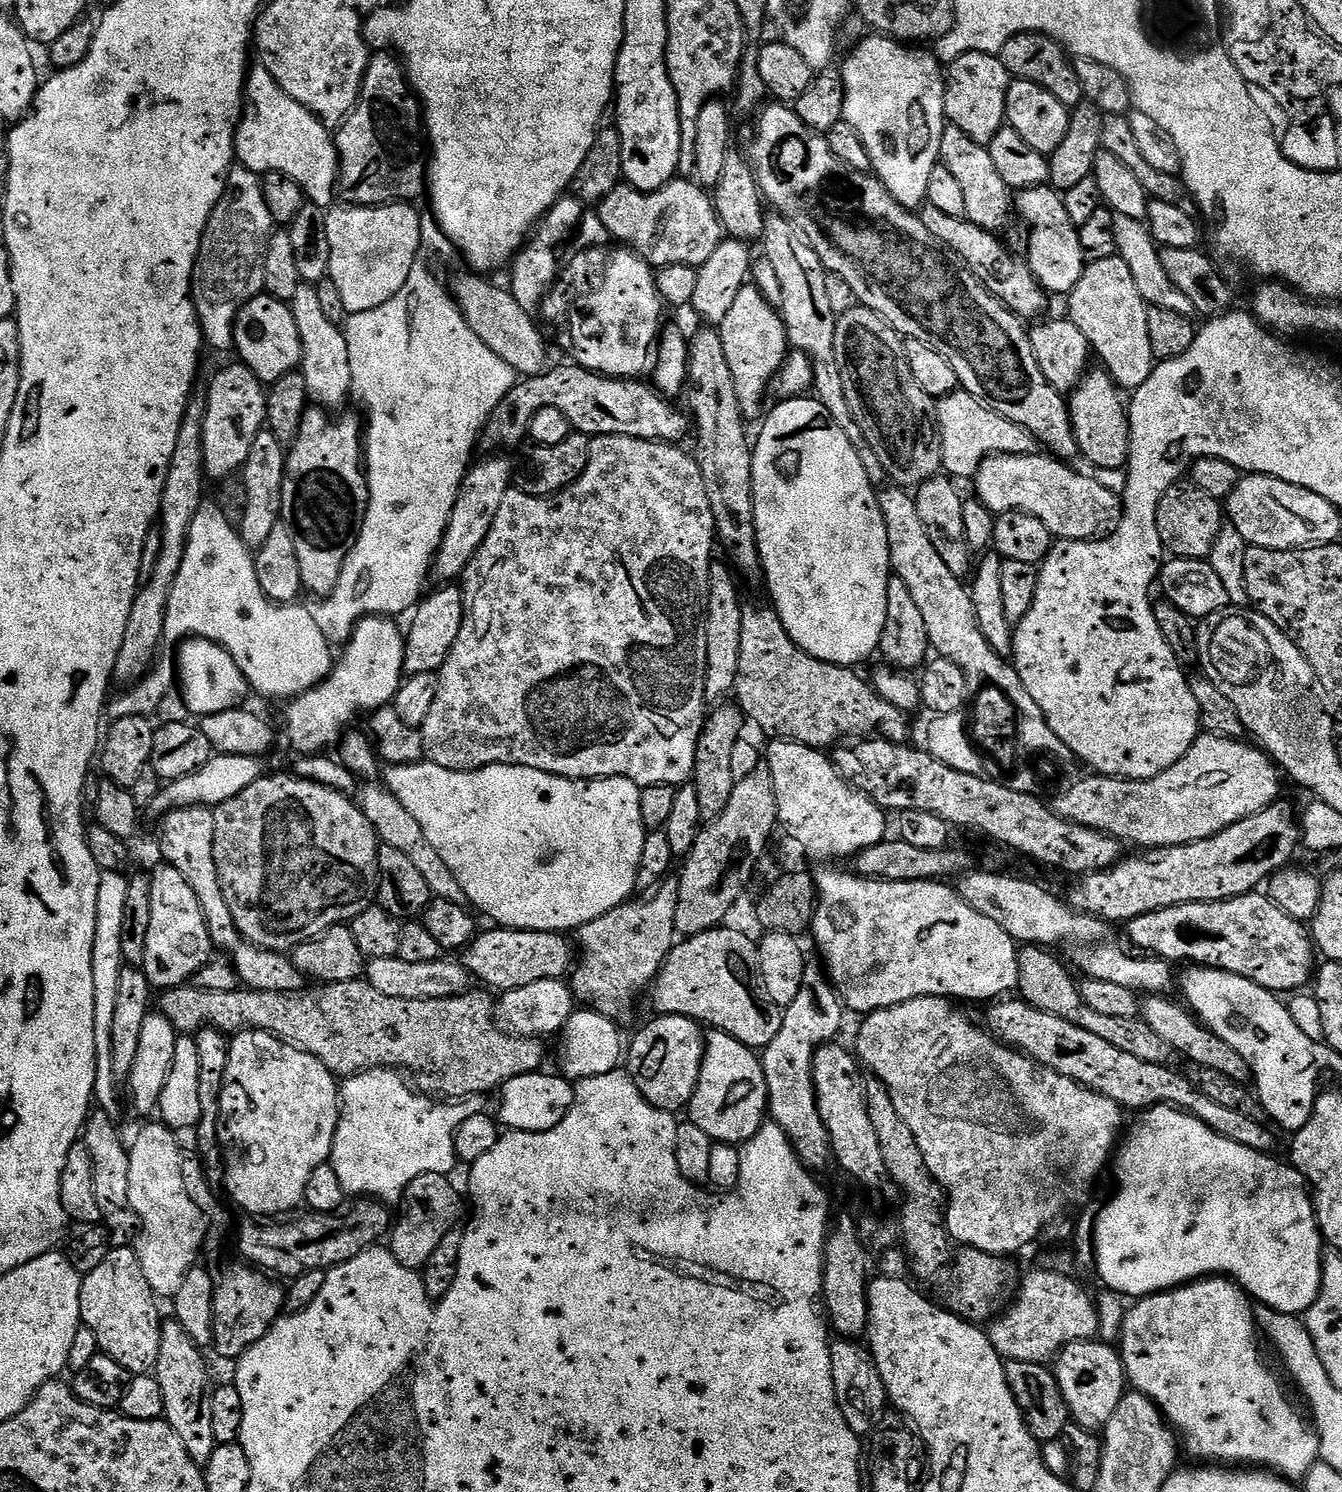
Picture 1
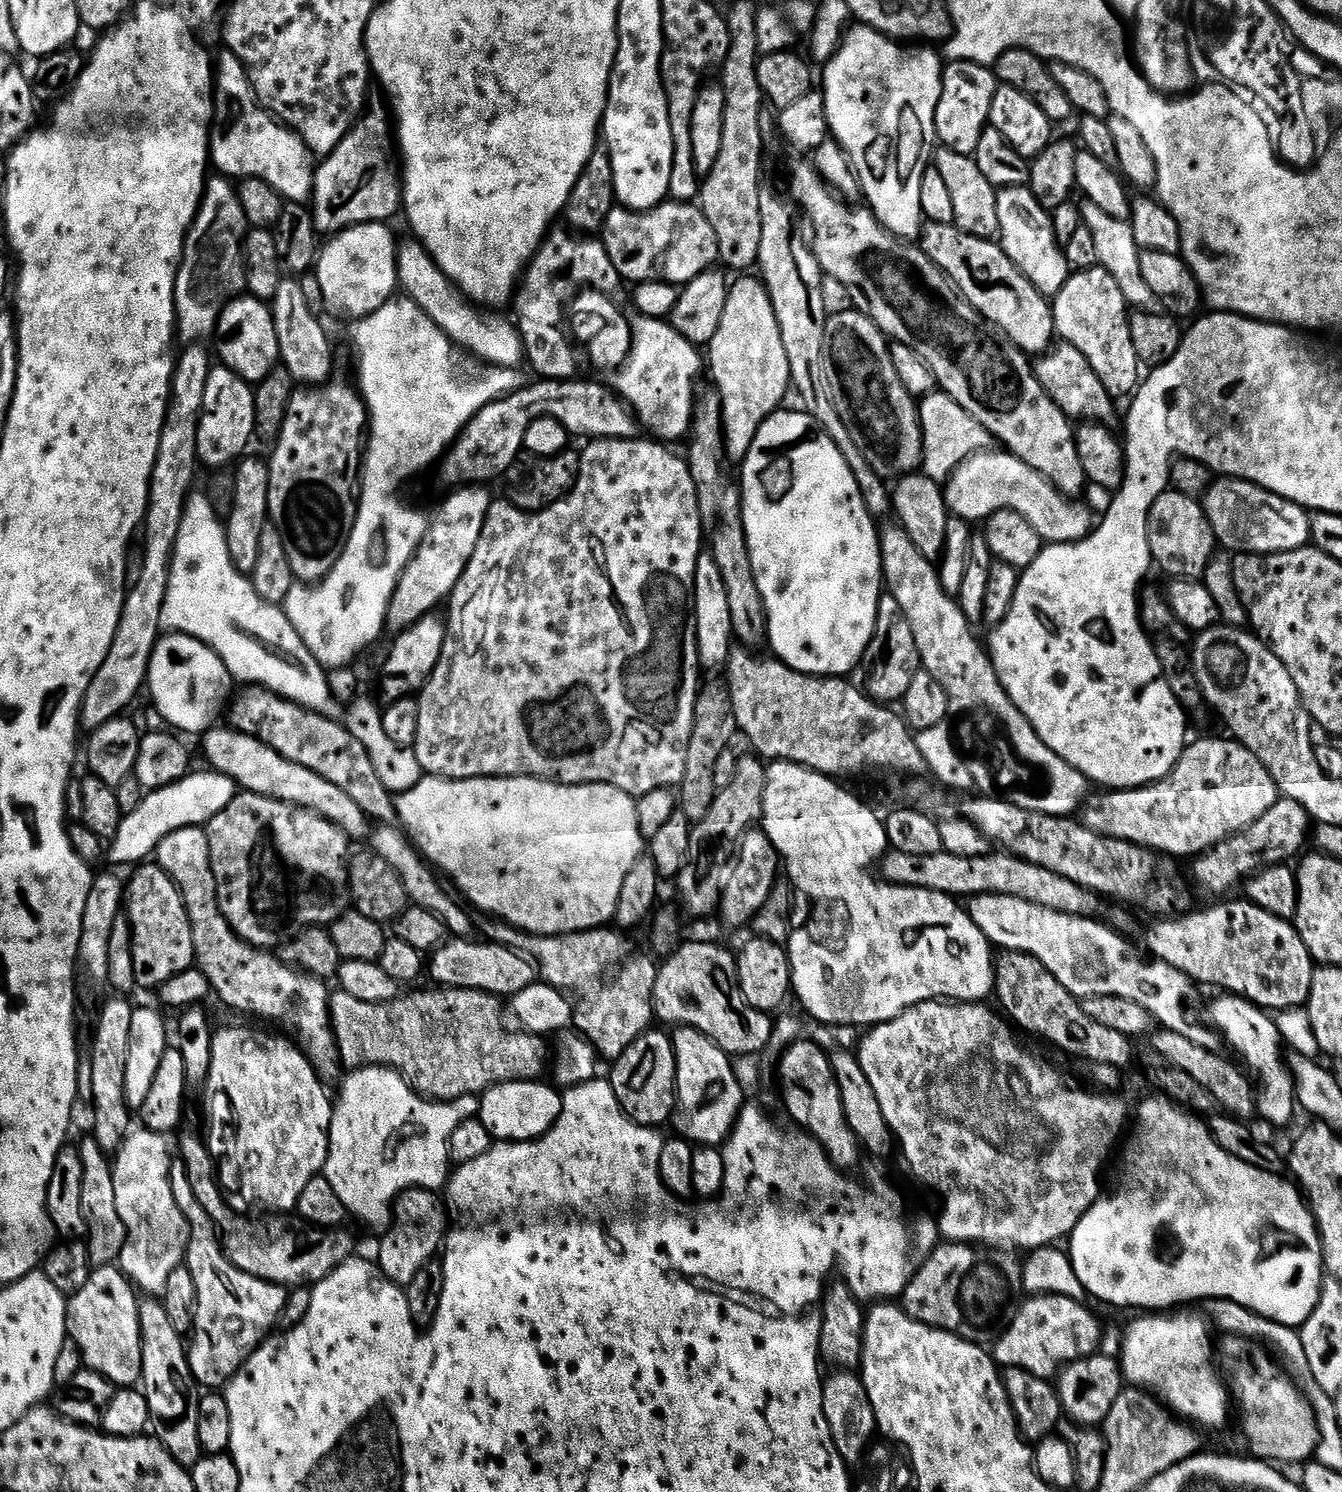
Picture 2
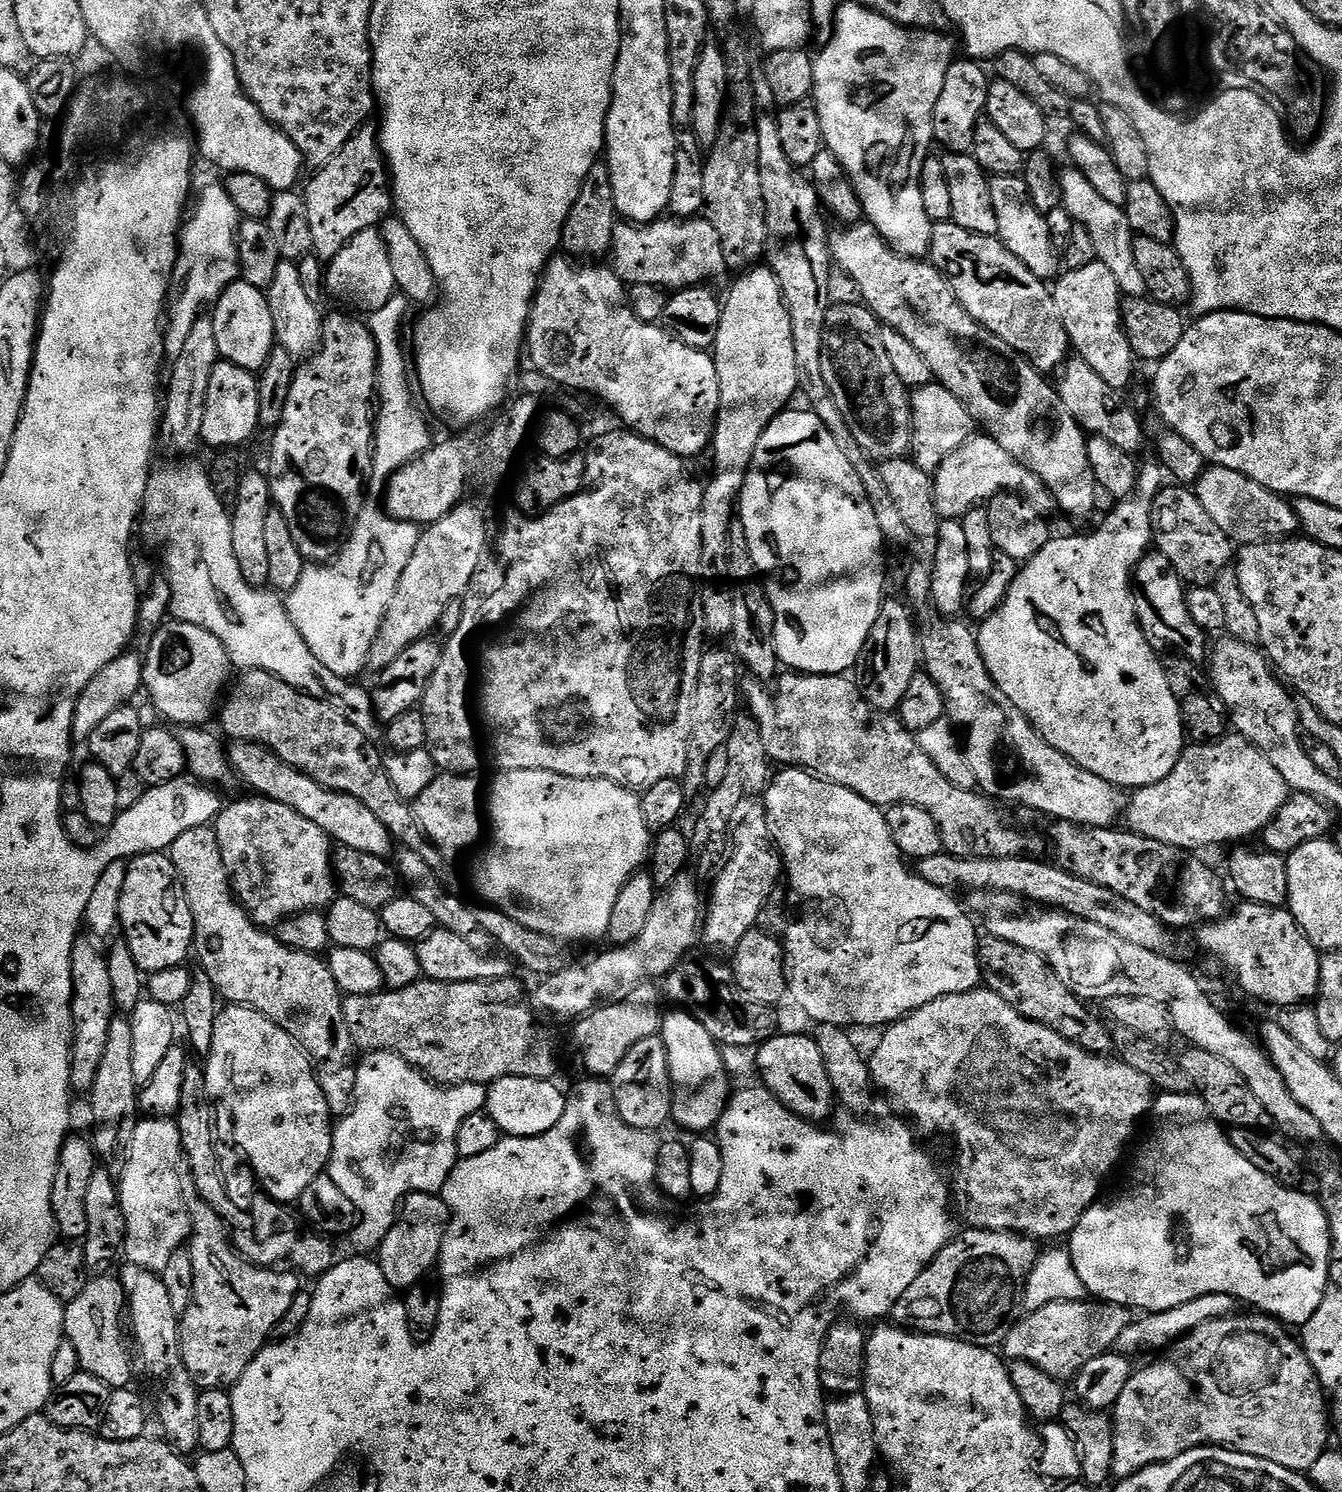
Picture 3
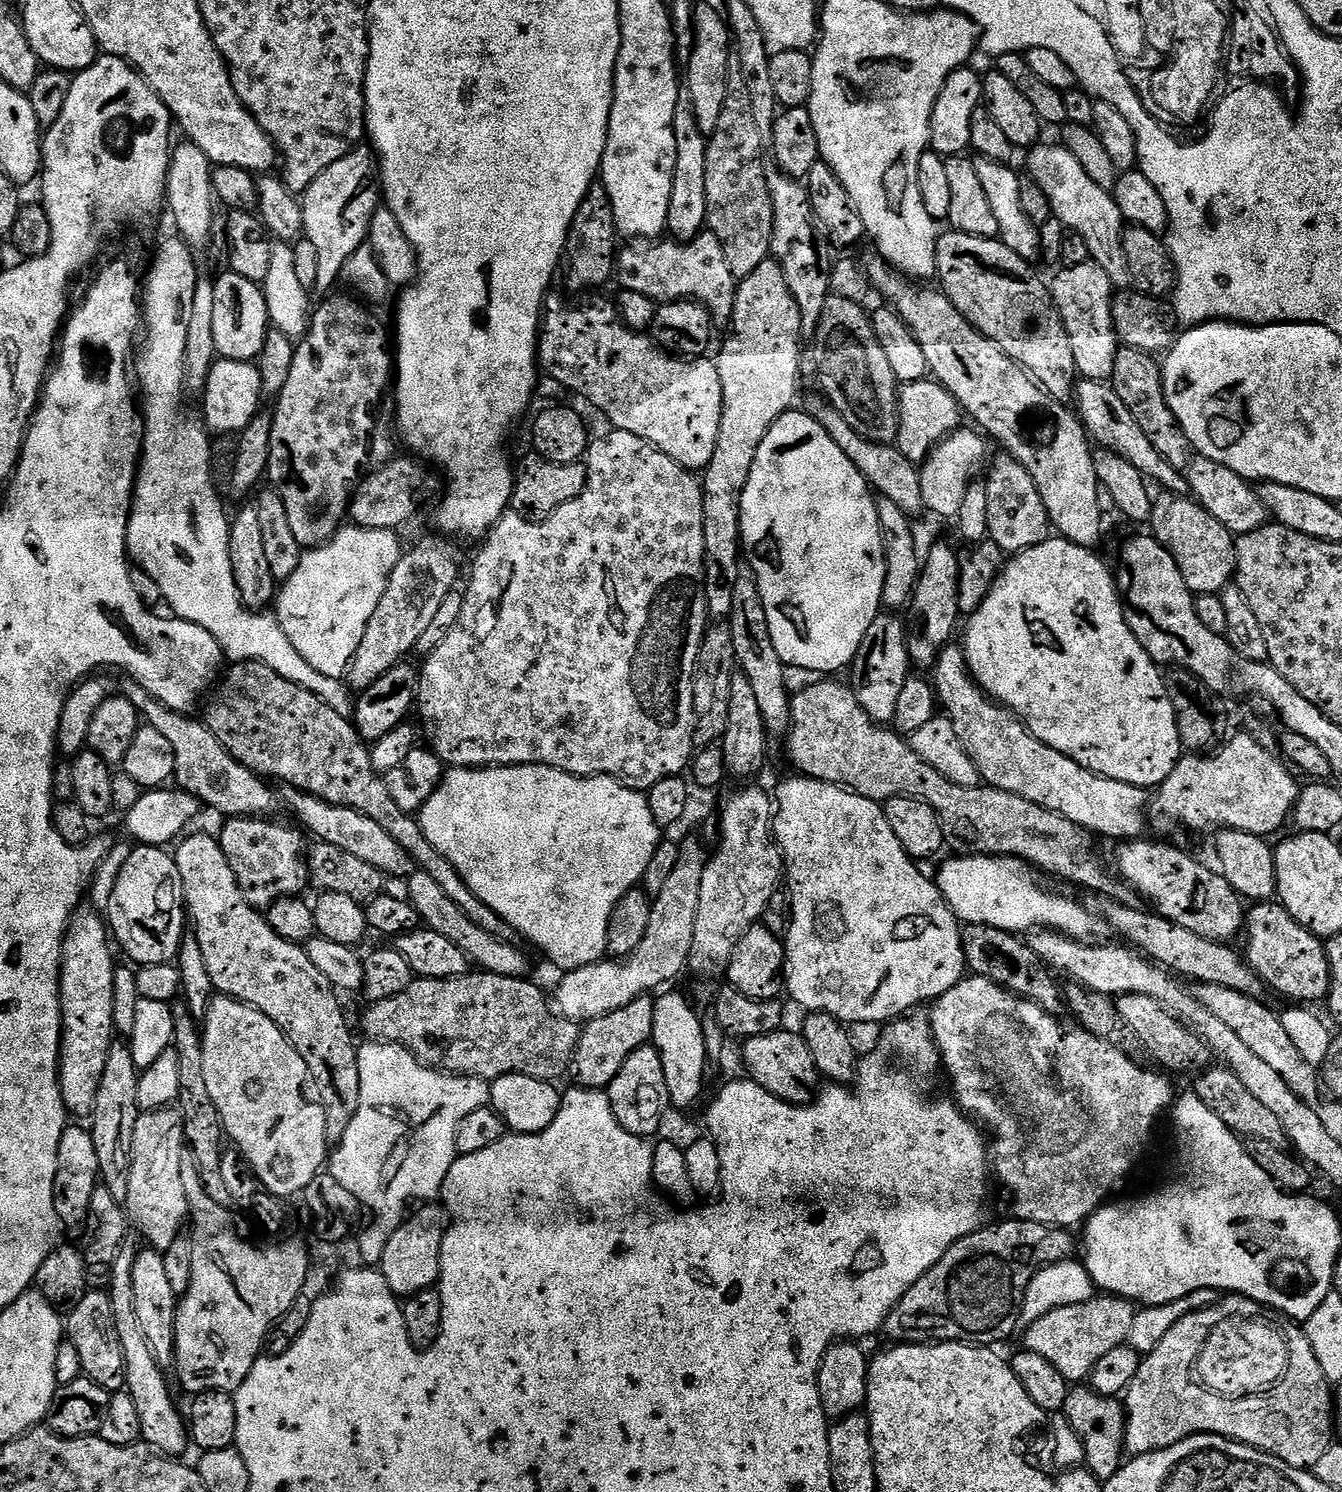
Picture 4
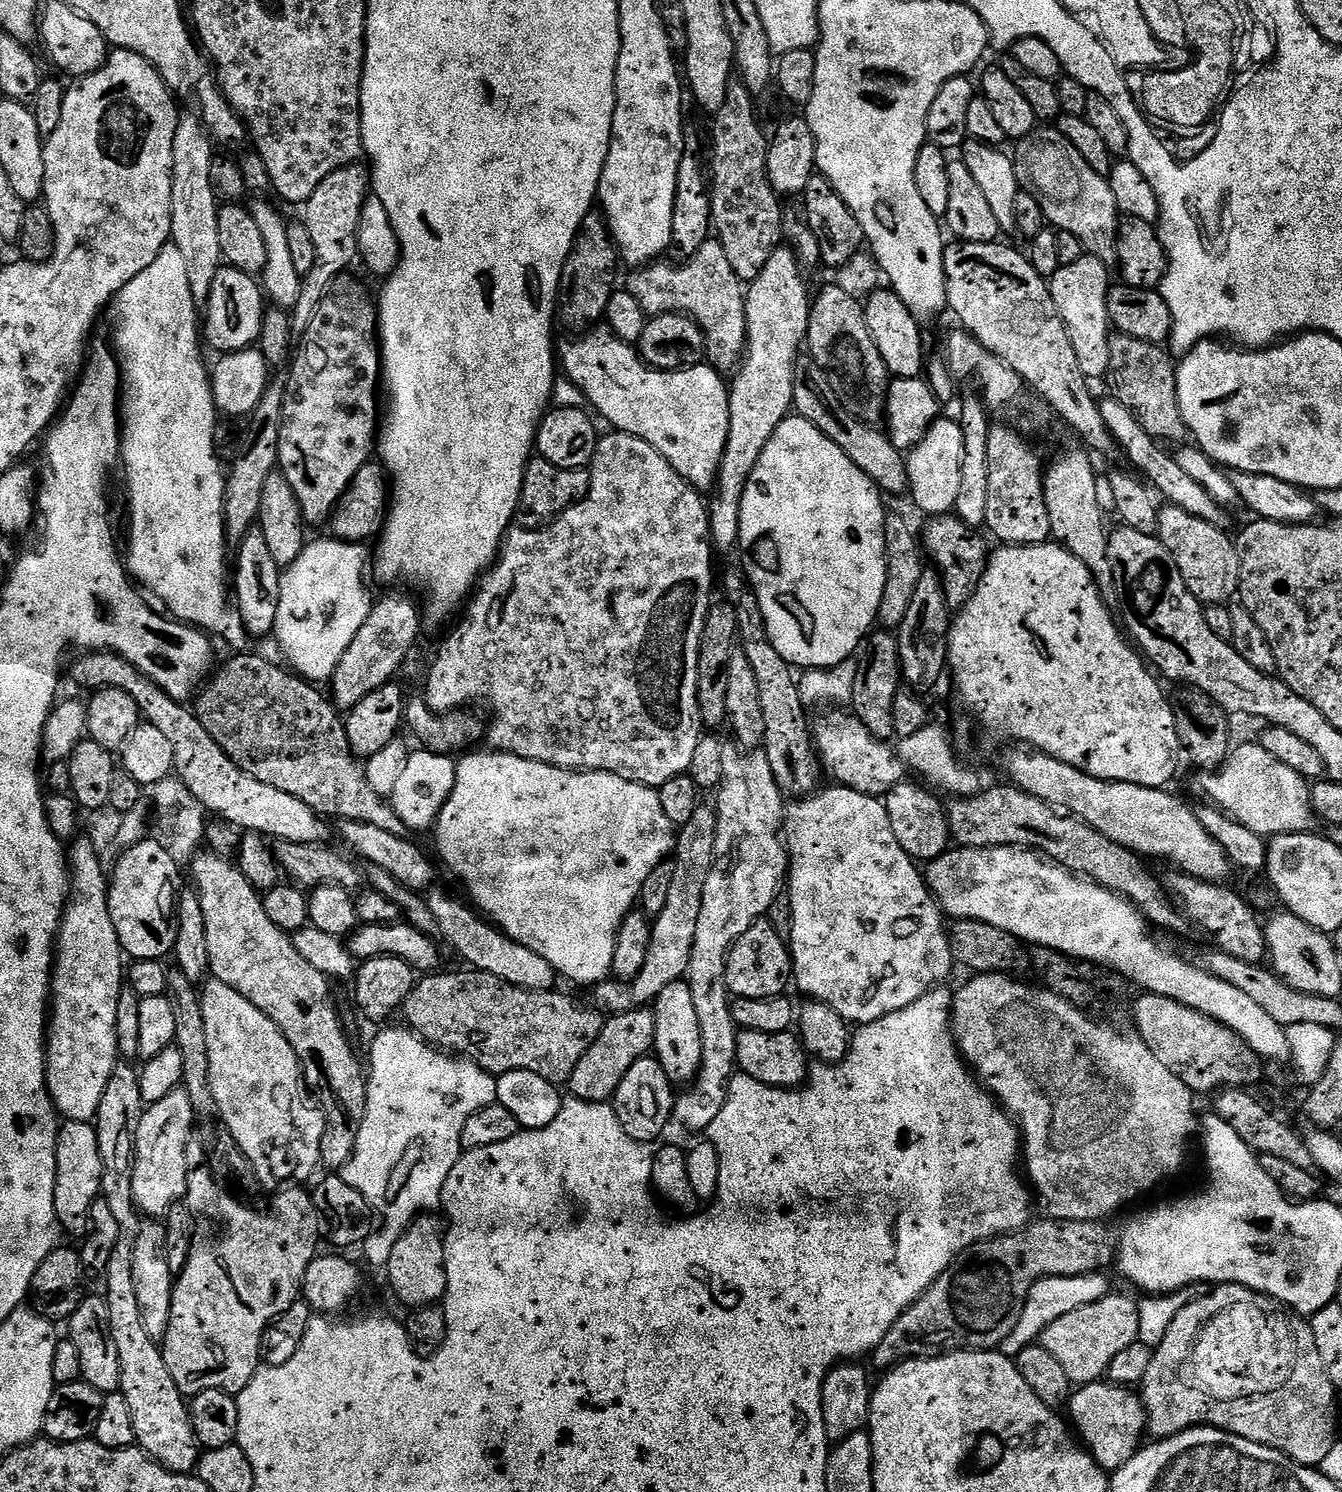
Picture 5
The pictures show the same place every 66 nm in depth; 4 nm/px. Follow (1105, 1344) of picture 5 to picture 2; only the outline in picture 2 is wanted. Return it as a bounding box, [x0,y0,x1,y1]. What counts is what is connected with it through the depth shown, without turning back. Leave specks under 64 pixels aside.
[994,1295,1100,1381]

